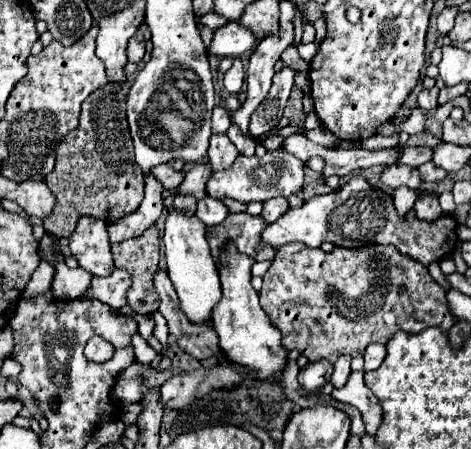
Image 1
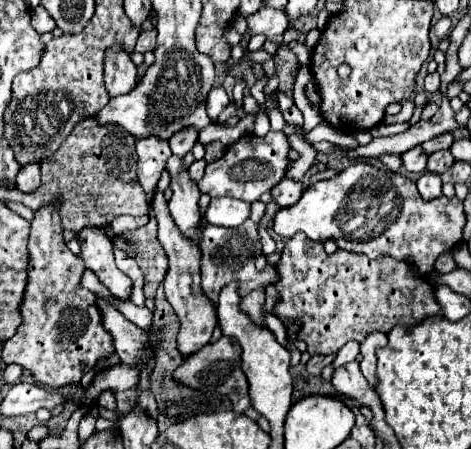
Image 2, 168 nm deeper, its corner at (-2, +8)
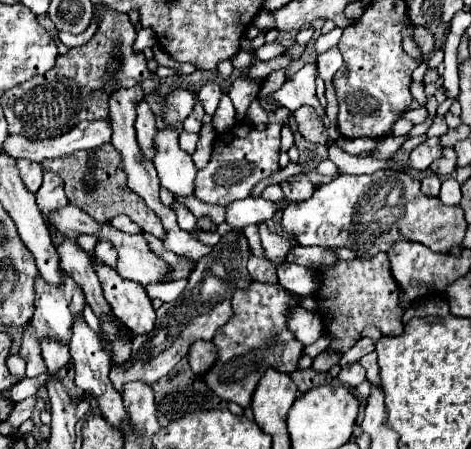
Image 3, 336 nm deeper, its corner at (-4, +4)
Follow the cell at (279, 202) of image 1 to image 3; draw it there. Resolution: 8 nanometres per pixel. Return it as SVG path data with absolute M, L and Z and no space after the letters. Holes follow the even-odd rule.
M299 174L299 176L289 176L283 184L281 184L285 198L289 202L301 202L305 198L311 198L315 192L315 186L311 184L307 174Z

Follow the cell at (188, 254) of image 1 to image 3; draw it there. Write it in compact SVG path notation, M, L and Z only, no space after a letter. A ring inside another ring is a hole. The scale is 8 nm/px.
M159 128L157 136L153 138L153 146L157 148L153 164L161 186L179 196L193 194L197 168L191 156L179 146L179 132L175 128Z

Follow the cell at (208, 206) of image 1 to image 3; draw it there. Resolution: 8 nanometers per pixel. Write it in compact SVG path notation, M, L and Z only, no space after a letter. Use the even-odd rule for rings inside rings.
M251 196L245 200L235 200L233 204L227 206L227 224L233 228L245 228L249 224L271 220L275 212L277 212L275 202Z

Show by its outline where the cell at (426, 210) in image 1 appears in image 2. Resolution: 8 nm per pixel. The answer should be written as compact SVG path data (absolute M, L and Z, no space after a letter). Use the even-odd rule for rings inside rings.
M423 172L421 178L417 180L417 188L423 200L435 200L441 196L441 178L437 174Z

